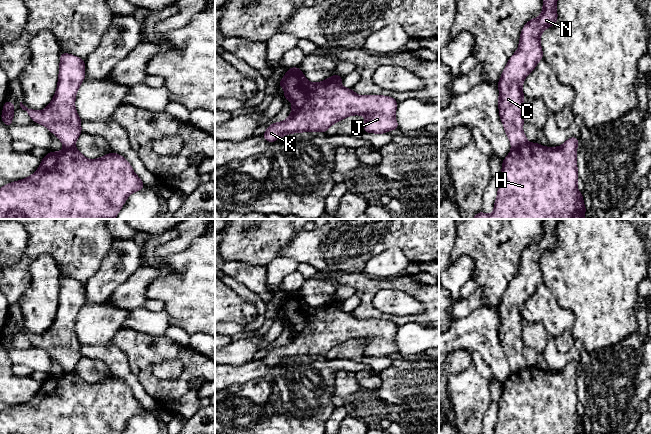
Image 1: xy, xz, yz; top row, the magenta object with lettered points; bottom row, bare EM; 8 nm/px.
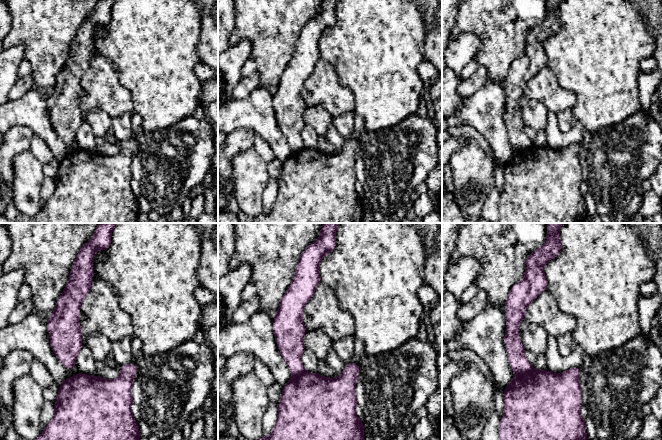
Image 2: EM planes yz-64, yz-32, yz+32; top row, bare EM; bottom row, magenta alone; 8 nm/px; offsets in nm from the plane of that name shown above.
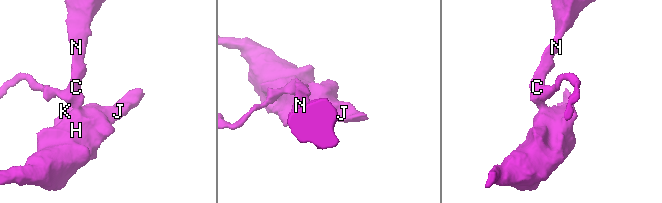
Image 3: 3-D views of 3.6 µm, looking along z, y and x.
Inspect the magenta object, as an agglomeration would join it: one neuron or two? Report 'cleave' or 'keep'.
cleave

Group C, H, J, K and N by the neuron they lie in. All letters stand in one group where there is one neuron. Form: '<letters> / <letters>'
C N / H J K

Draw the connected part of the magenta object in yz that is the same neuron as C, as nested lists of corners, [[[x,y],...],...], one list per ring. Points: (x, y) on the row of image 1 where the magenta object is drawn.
[[[543,0],[540,16],[524,25],[519,47],[508,60],[498,81],[499,115],[512,148],[528,143],[522,130],[525,122],[521,114],[524,100],[522,86],[524,79],[543,59],[540,36],[546,28],[556,24],[558,18],[556,2],[557,0]]]

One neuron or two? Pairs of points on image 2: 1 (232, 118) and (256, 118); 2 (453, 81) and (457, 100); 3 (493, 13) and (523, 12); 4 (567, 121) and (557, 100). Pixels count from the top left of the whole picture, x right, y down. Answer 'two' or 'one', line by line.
1: one
2: one
3: one
4: two

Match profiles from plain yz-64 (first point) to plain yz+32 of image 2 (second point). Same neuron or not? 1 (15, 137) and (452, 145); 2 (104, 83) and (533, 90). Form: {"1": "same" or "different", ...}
{"1": "same", "2": "same"}

